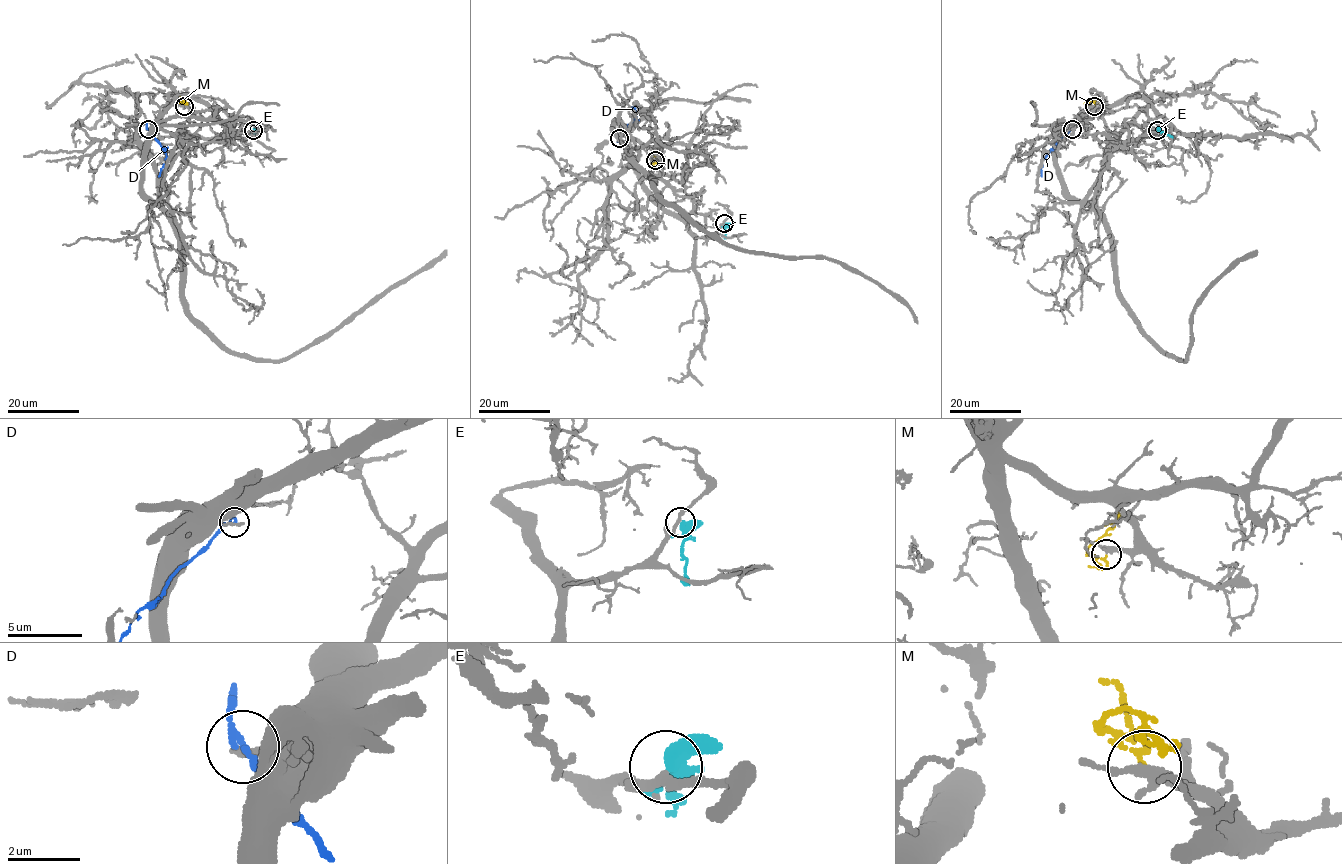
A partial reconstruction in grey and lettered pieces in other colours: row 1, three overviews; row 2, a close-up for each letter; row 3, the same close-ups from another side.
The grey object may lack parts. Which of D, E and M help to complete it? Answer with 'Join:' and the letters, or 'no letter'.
Join: M

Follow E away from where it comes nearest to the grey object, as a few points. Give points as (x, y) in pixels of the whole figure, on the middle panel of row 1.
E: (724, 223), (726, 238)

